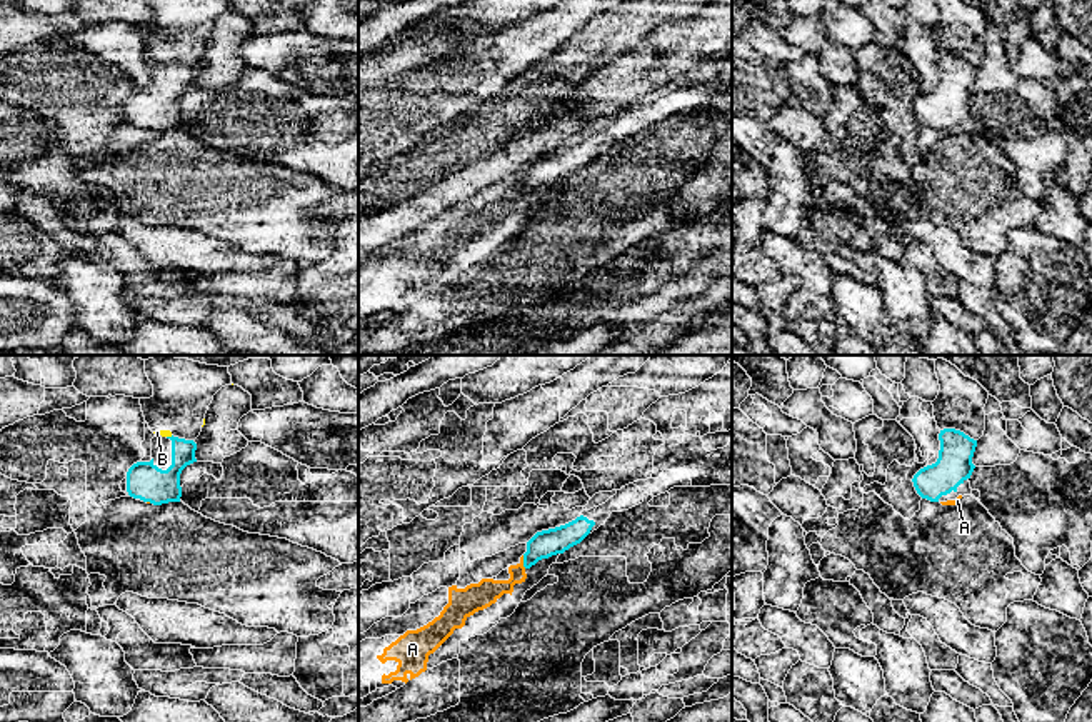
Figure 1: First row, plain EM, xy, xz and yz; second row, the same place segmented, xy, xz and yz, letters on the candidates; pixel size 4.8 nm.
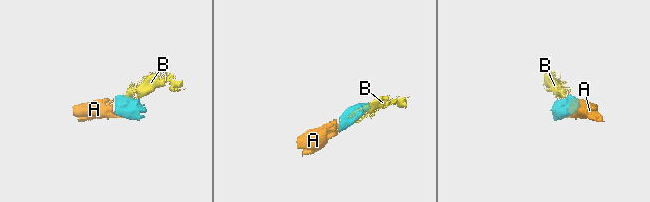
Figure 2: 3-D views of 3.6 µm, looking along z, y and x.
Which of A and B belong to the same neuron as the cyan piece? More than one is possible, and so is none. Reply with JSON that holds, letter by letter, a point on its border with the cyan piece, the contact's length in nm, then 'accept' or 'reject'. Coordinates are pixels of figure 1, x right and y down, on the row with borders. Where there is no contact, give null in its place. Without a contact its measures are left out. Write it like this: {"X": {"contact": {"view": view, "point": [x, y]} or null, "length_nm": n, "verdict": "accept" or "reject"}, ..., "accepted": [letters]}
{"A": {"contact": {"view": "xz", "point": [524, 562]}, "length_nm": 70, "verdict": "accept"}, "B": {"contact": {"view": "xy", "point": [169, 437]}, "length_nm": 30, "verdict": "reject"}, "accepted": ["A"]}

